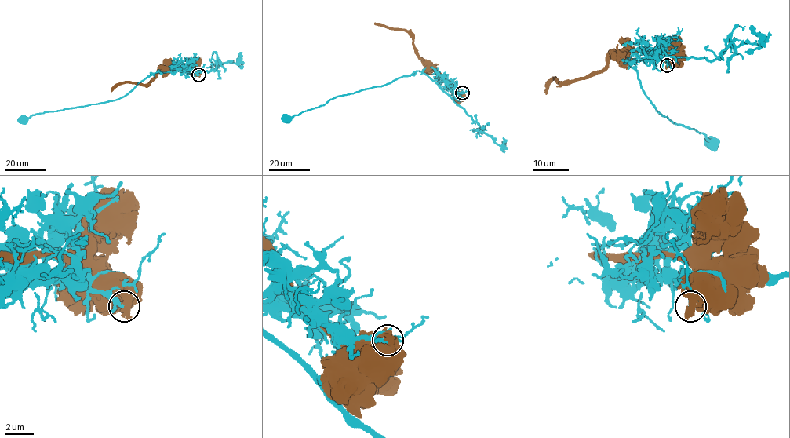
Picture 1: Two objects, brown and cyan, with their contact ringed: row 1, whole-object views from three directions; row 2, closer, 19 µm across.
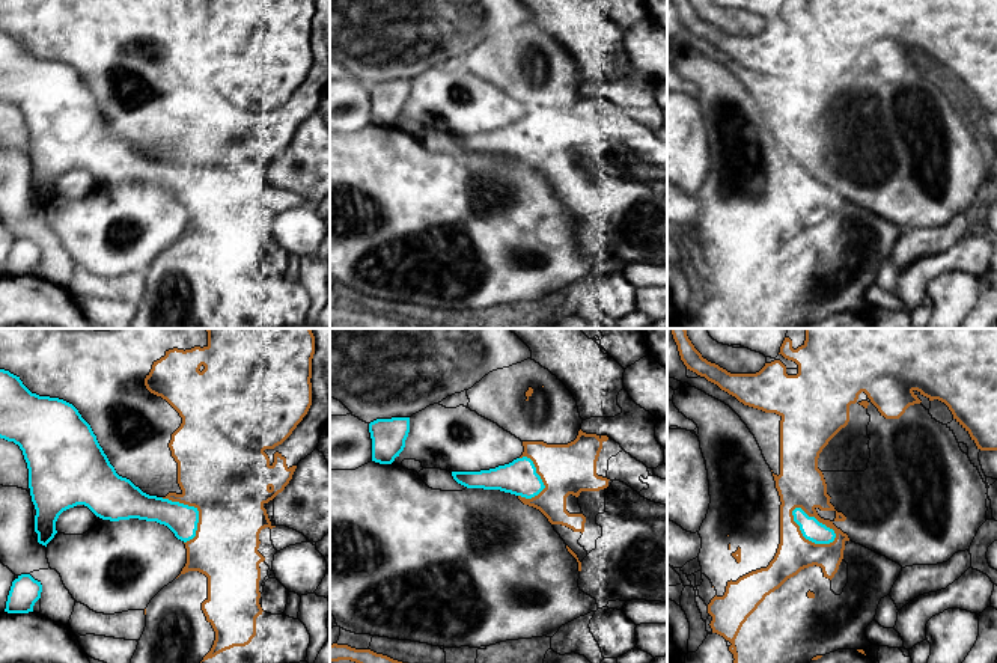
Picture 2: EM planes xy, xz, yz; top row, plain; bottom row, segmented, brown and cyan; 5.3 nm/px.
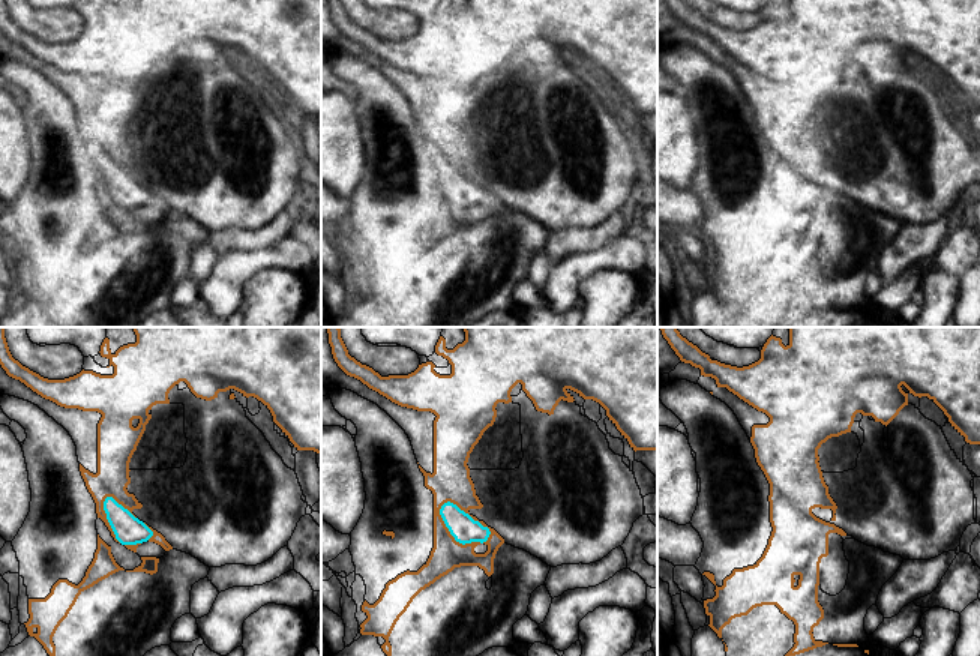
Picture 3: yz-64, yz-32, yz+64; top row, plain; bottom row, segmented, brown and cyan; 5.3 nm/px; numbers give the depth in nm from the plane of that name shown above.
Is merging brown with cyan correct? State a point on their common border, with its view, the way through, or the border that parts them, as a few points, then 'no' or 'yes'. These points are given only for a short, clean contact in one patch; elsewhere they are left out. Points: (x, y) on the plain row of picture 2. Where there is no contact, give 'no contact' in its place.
contact yz (817, 181); no

